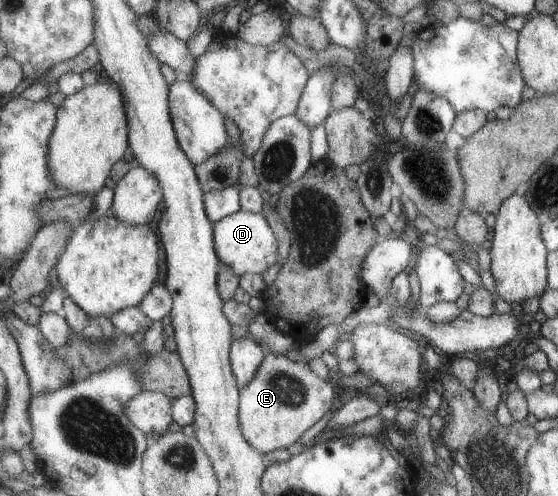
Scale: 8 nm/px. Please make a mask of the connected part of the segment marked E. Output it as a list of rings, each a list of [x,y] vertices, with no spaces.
[[[268,353],[255,378],[243,388],[241,394],[240,424],[243,435],[249,444],[264,456],[274,450],[287,449],[296,444],[313,424],[317,424],[327,412],[336,409],[333,403],[338,398],[339,389],[328,377],[317,376],[307,362],[299,362],[288,354]]]

